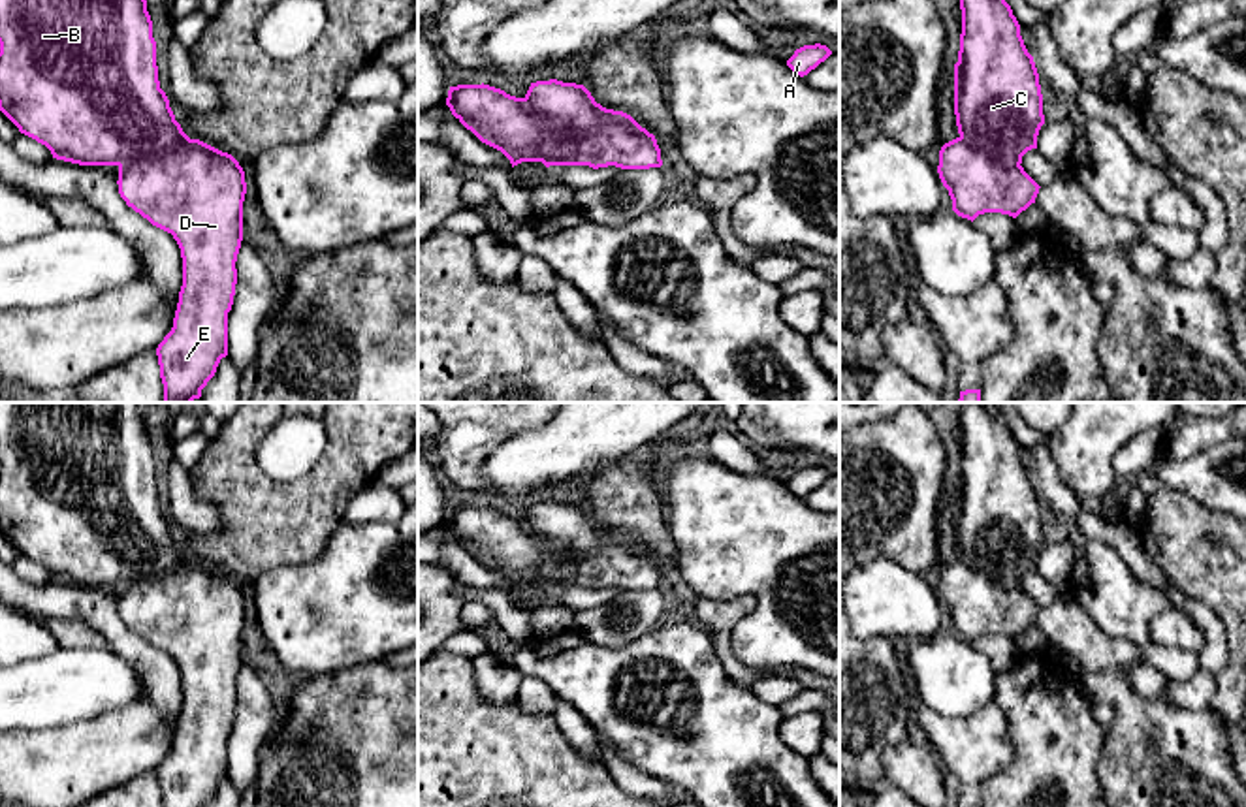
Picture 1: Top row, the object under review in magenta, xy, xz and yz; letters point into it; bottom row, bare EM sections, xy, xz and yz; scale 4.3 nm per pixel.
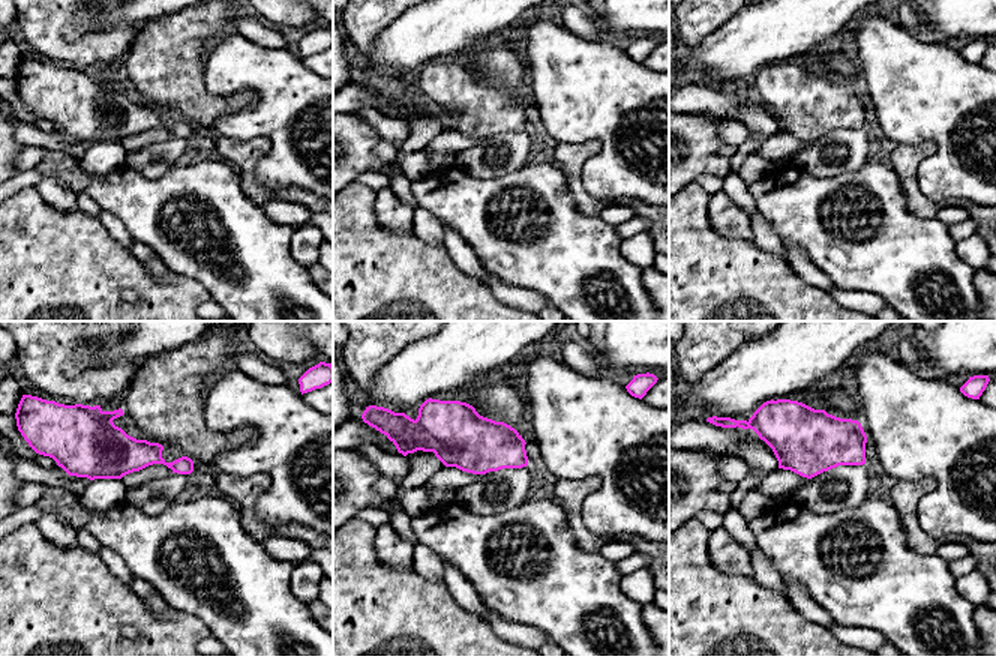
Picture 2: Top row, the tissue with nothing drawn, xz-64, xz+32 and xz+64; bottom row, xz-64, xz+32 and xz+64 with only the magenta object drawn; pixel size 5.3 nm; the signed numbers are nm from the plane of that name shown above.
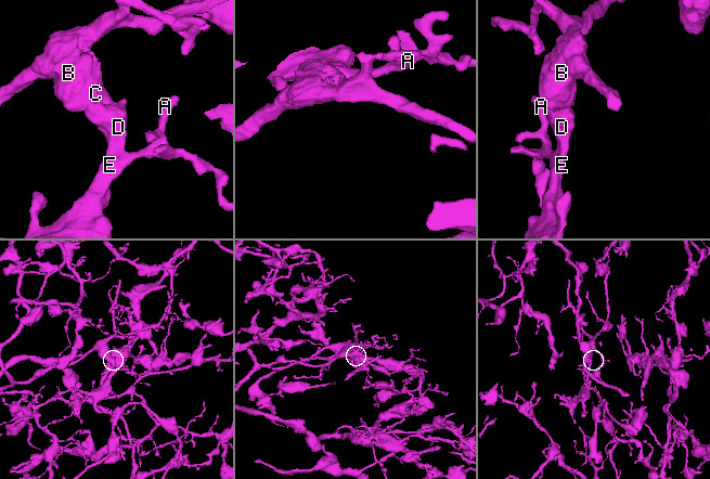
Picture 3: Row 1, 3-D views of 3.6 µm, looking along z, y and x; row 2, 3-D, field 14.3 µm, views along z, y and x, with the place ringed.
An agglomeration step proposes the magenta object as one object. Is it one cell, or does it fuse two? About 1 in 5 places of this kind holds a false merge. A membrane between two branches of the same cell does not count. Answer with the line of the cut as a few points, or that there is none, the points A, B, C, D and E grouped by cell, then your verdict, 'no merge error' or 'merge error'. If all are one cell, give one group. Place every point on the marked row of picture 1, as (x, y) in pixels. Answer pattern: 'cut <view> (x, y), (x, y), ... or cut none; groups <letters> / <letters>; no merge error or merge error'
cut none; groups A B C D E; no merge error

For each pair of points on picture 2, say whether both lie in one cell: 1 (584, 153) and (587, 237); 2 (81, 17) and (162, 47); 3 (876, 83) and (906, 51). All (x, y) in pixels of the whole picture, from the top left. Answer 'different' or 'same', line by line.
1: different
2: different
3: same

